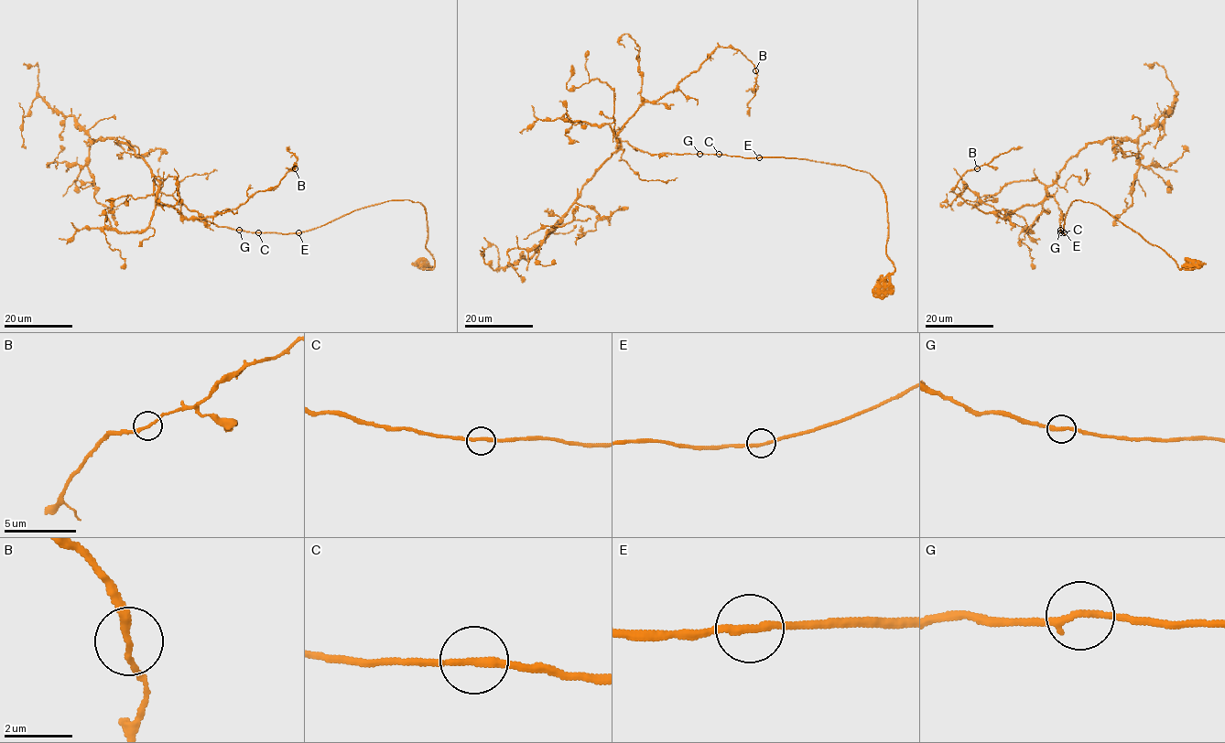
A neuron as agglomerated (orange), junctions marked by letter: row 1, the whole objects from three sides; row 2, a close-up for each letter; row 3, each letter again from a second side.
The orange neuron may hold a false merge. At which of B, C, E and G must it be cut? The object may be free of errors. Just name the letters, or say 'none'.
none

